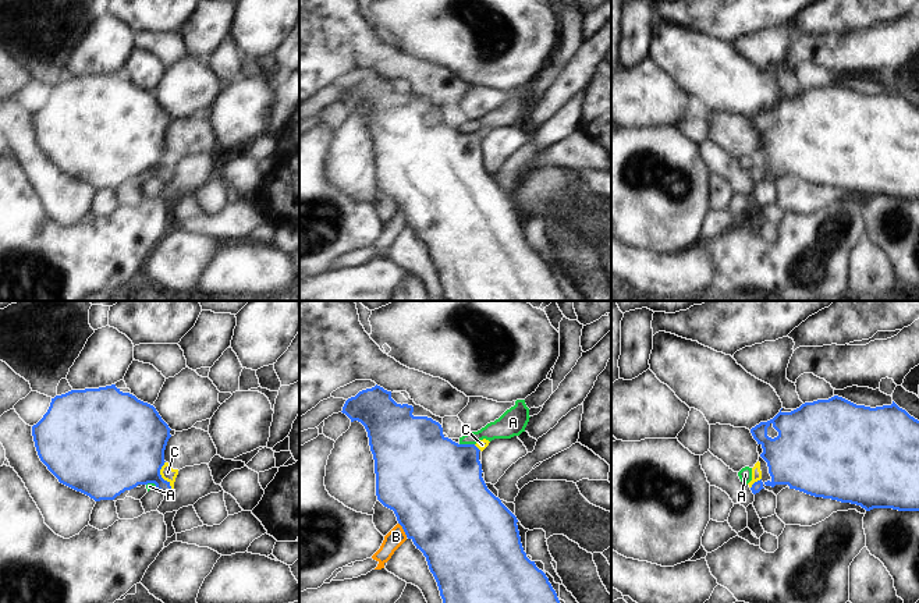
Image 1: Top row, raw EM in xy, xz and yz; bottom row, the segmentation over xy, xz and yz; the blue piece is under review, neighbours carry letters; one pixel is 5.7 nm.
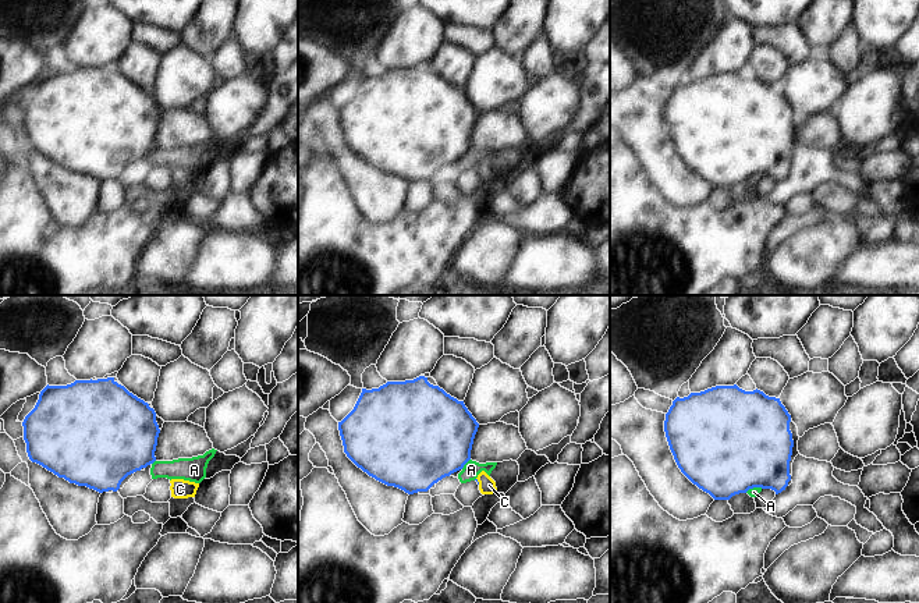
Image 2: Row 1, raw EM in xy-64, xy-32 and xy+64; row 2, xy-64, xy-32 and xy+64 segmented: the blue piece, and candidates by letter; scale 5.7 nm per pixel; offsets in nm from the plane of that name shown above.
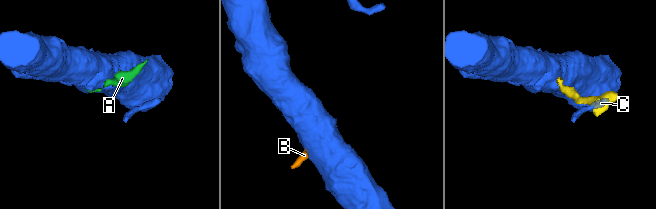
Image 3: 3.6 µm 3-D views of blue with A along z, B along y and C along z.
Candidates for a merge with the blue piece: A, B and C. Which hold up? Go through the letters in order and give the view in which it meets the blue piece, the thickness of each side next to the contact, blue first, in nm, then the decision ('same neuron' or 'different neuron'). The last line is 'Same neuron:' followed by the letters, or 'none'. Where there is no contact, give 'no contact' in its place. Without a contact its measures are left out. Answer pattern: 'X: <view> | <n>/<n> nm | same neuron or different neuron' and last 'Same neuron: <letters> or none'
A: xz | 460/140 nm | different neuron
B: xz | 500/100 nm | different neuron
C: xy | 440/80 nm | same neuron
Same neuron: C

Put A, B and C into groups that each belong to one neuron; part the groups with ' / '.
A B / C

